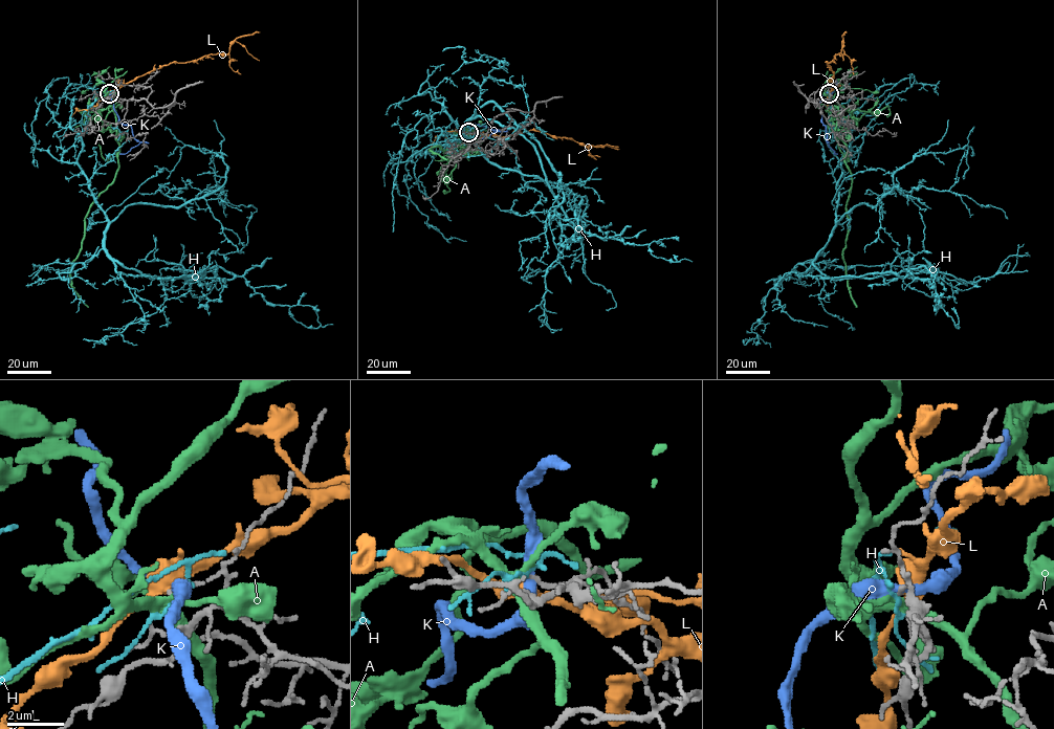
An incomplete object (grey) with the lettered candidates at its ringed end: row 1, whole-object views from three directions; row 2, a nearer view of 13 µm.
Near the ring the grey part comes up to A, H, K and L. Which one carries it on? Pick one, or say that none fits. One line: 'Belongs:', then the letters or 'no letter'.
Belongs: L

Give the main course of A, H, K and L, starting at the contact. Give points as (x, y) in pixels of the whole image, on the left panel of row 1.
A: (110, 93), (118, 169), (84, 220), (82, 247), (70, 272), (72, 290), (88, 307)
H: (110, 93), (89, 109), (78, 159), (108, 222), (105, 249), (166, 279), (223, 267), (317, 328), (313, 308)
K: (110, 93), (118, 120), (131, 127), (133, 136), (139, 142), (119, 154)
L: (110, 93), (173, 63), (227, 54), (235, 41), (259, 60)

